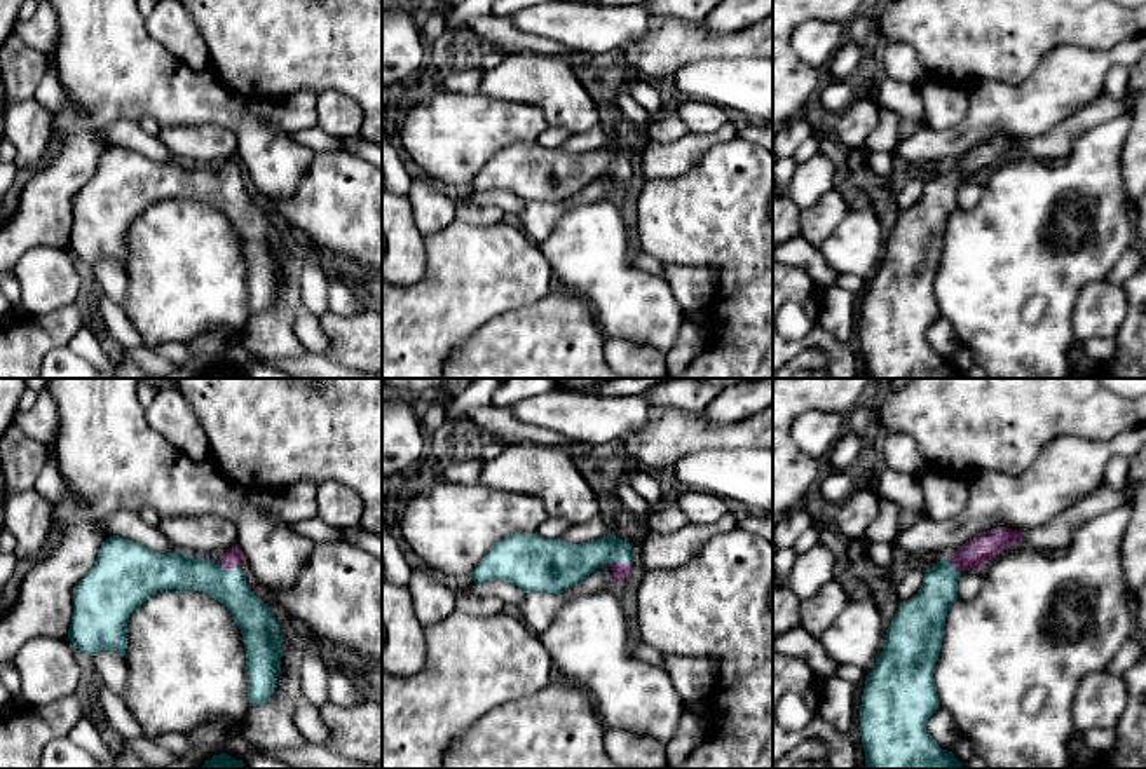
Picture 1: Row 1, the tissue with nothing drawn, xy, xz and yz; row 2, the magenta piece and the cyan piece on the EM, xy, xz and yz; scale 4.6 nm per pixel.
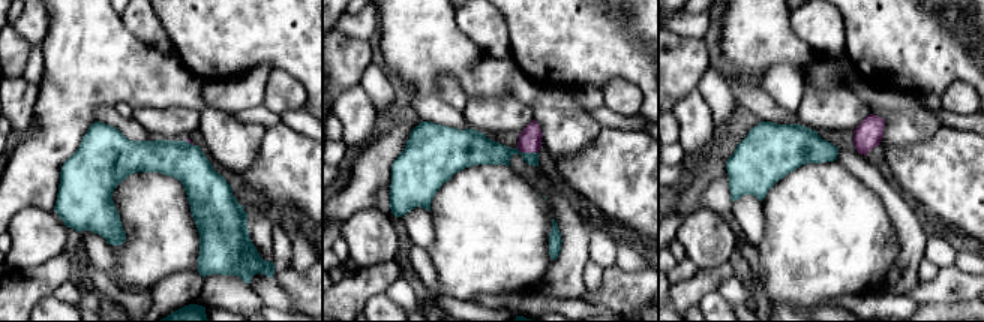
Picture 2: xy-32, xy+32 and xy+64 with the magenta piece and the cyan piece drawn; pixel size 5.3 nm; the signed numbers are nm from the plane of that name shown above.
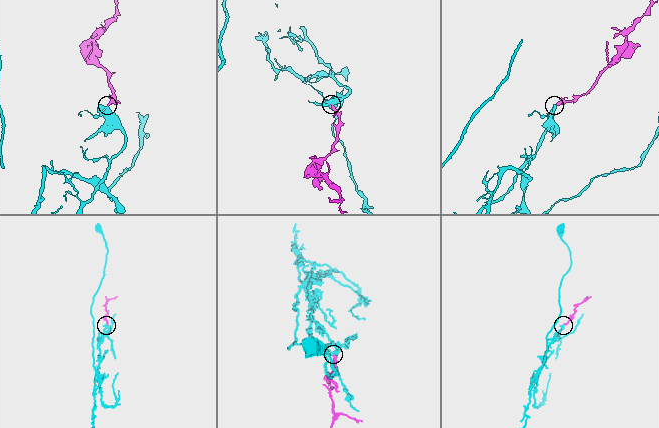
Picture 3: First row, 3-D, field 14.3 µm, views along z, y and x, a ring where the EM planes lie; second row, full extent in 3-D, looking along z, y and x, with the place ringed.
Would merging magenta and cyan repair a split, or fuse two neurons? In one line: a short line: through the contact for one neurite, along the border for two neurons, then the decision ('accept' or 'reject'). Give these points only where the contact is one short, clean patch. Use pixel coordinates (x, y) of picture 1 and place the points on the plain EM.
xy (231, 168), (229, 176), (175, 178) | accept

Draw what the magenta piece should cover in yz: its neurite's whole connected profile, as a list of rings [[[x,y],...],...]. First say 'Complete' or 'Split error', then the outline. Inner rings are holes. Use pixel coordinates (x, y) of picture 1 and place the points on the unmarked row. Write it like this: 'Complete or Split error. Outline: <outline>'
Split error. Outline: [[[996,136],[966,150],[956,162],[928,178],[921,199],[900,213],[862,303],[860,345],[869,378],[963,378],[954,363],[942,359],[926,340],[928,328],[940,317],[933,281],[942,256],[945,225],[958,209],[959,185],[970,178],[982,178],[1003,159],[1022,152],[1022,143]]]

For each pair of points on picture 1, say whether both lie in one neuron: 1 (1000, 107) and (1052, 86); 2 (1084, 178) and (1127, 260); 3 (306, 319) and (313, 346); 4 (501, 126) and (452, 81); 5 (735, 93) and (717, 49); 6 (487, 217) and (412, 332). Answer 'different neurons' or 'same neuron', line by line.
1: same neuron
2: different neurons
3: same neuron
4: different neurons
5: different neurons
6: different neurons

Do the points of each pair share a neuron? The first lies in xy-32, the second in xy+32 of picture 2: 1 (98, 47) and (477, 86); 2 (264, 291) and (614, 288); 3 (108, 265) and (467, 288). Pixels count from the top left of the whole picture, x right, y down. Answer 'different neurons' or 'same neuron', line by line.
1: same neuron
2: different neurons
3: different neurons

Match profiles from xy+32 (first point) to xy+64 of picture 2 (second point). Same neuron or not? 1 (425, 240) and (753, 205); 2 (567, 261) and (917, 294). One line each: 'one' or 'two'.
1: one
2: two

